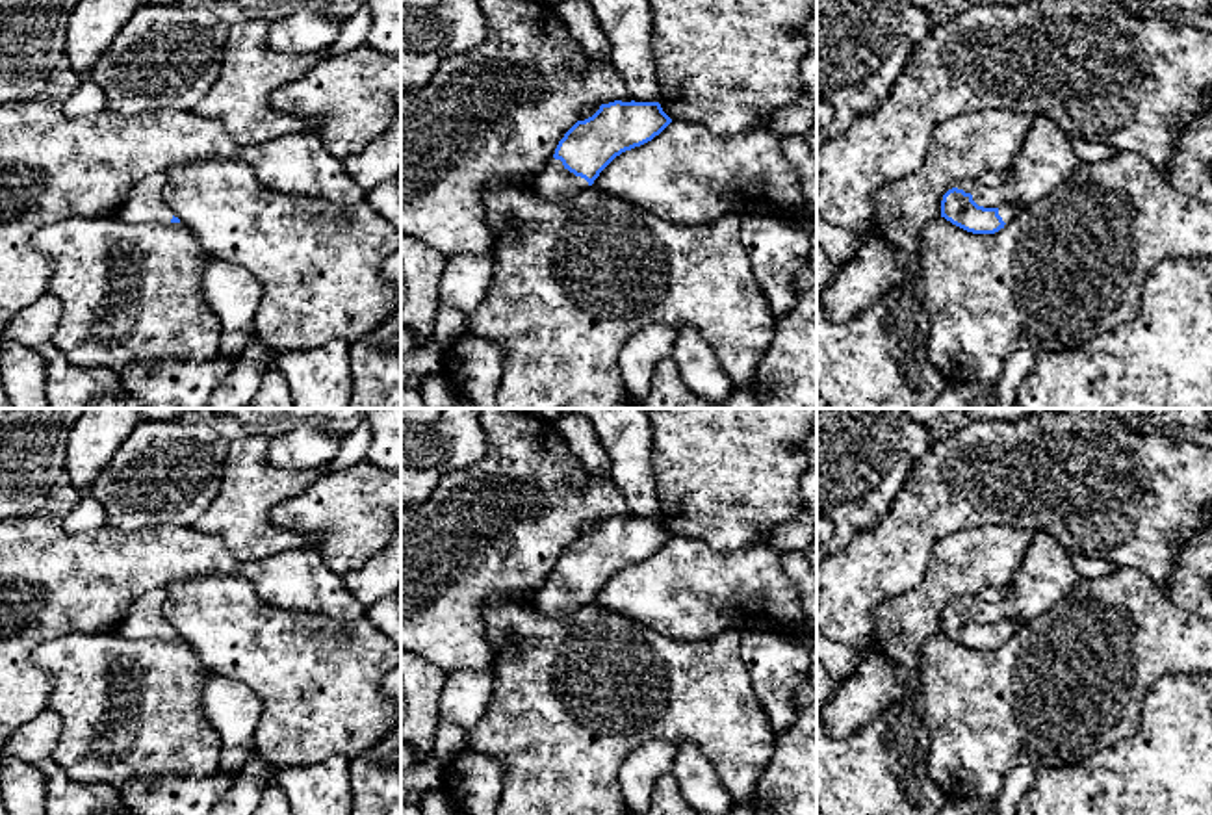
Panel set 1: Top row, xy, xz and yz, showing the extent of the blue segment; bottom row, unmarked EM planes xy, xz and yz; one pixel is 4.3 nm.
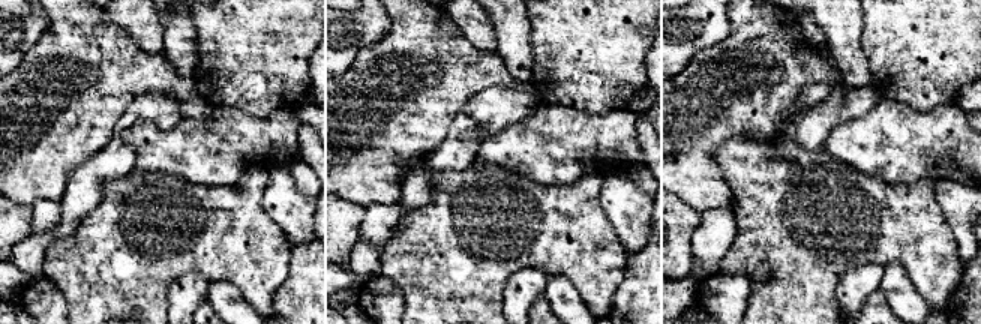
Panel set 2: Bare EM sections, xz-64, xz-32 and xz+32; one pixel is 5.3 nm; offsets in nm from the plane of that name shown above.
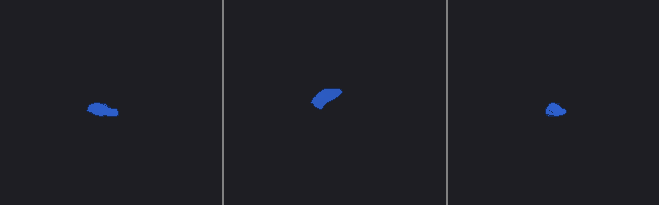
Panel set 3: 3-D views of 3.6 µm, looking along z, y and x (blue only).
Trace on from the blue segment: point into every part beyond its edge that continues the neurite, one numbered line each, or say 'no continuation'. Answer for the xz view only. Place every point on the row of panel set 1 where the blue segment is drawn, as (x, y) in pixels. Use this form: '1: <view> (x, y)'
1: xz (555, 184)

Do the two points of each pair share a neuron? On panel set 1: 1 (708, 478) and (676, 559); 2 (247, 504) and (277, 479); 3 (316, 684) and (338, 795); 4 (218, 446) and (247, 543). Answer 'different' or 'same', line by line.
1: different
2: same
3: different
4: different

